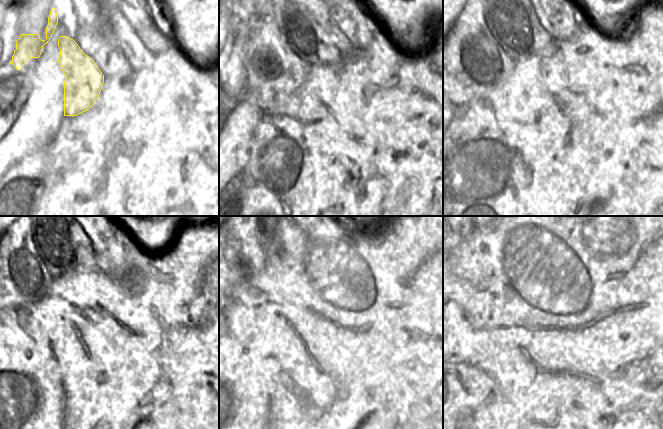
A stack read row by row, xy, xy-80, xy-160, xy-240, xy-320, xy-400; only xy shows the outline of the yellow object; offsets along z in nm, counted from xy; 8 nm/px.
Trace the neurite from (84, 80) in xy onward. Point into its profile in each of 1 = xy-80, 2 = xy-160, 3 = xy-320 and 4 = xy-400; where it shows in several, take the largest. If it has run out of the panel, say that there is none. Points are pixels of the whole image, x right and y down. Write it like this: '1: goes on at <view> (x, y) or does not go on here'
1: goes on at xy-80 (271, 72)
2: goes on at xy-160 (479, 66)
3: goes on at xy-320 (239, 258)
4: goes on at xy-400 (463, 236)

